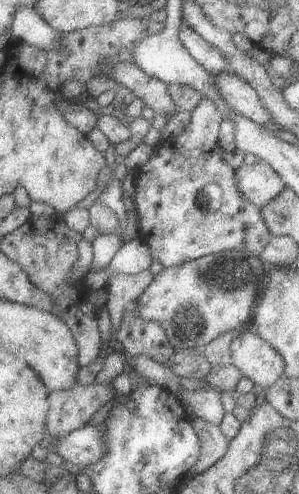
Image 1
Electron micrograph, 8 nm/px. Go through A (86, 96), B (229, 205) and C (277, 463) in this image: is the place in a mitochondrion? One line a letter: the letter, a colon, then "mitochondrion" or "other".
A: other
B: other
C: mitochondrion

